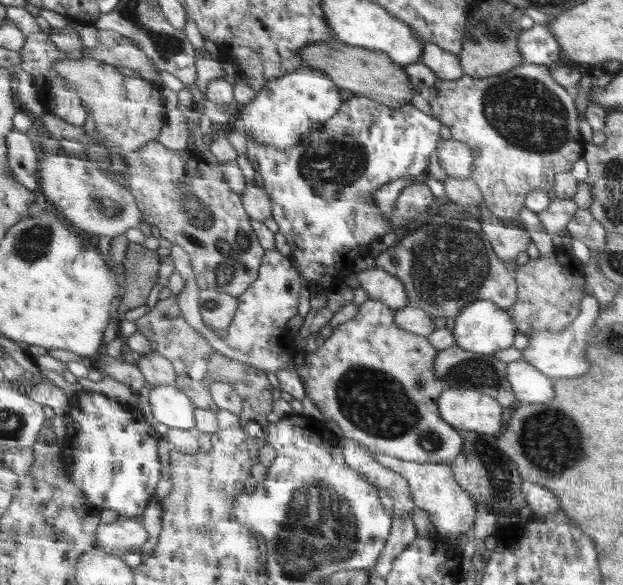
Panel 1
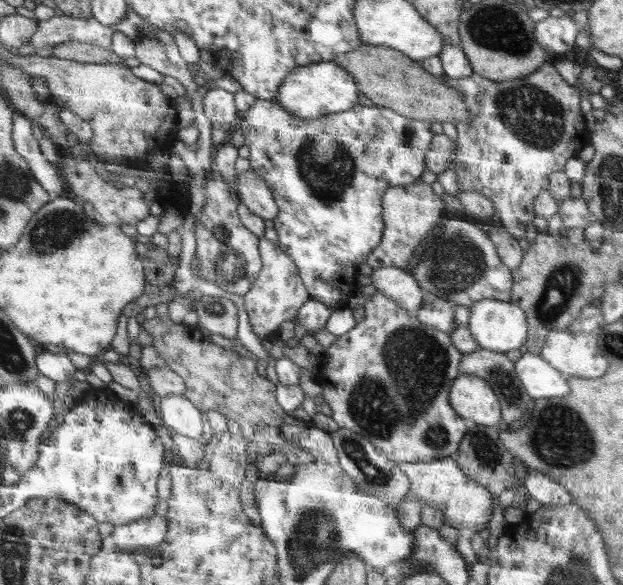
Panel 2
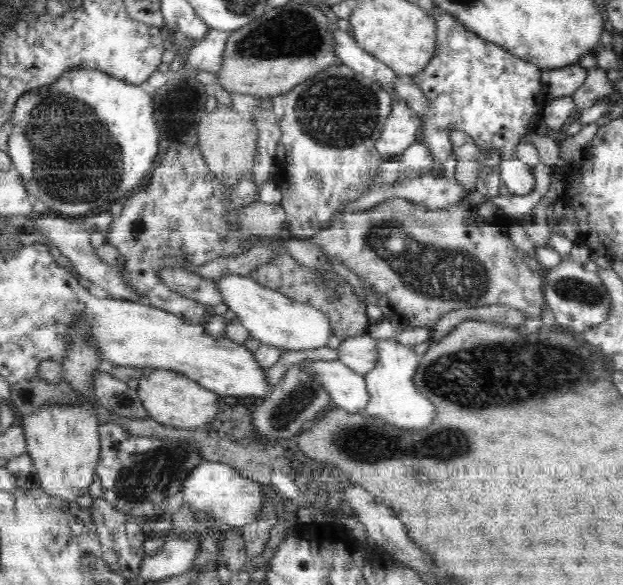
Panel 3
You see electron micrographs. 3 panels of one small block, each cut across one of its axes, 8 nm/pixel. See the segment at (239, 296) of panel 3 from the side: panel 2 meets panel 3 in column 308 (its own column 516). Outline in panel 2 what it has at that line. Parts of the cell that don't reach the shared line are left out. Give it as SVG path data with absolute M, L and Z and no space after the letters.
M496 299L478 301L469 307L470 314L467 322L468 330L480 349L507 353L519 349L528 340L528 316L517 303L504 302Z

